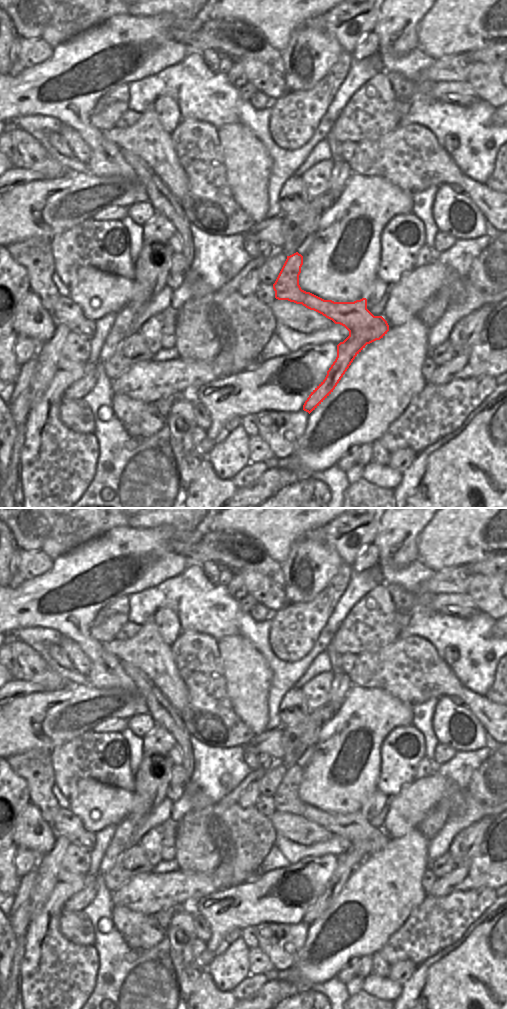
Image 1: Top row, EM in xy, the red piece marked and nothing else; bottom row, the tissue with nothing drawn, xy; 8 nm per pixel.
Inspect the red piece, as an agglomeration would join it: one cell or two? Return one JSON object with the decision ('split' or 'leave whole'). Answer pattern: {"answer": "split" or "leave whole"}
{"answer": "split"}

